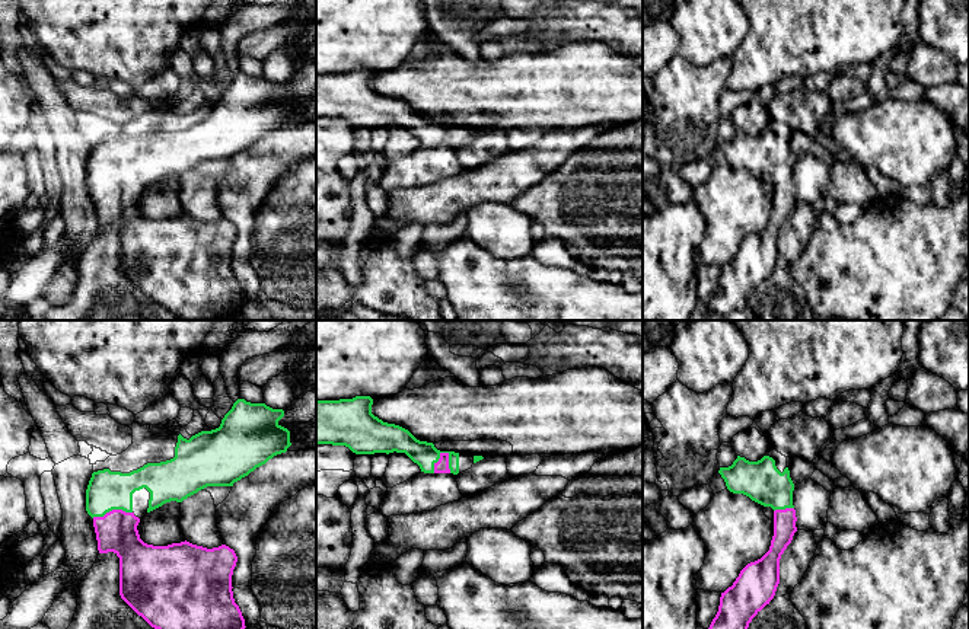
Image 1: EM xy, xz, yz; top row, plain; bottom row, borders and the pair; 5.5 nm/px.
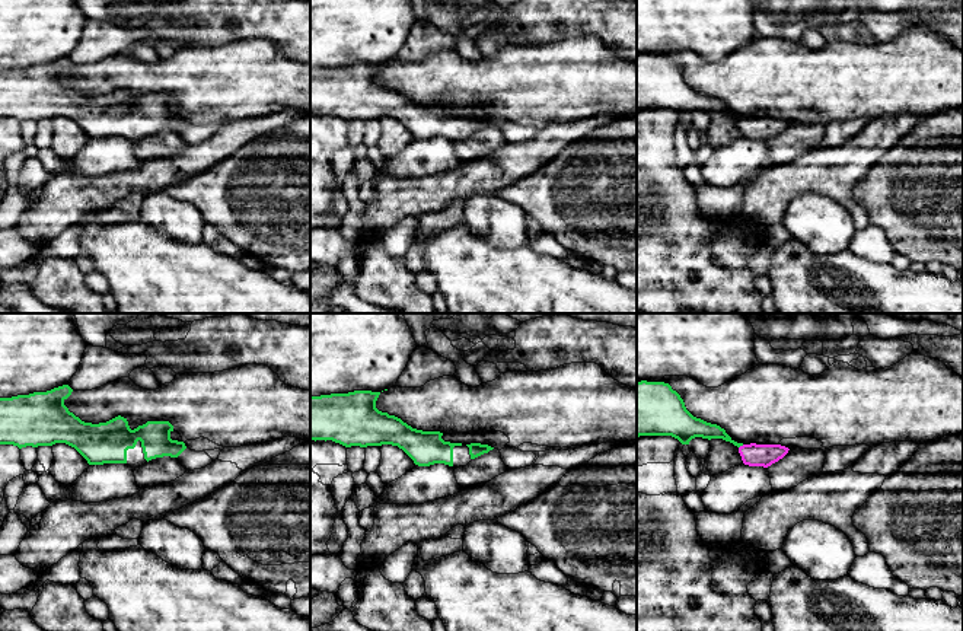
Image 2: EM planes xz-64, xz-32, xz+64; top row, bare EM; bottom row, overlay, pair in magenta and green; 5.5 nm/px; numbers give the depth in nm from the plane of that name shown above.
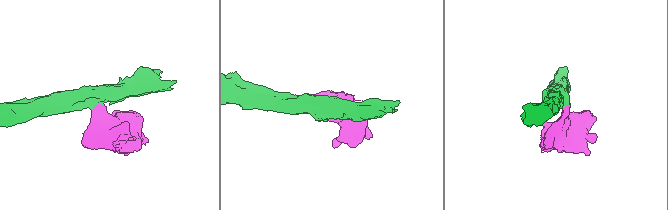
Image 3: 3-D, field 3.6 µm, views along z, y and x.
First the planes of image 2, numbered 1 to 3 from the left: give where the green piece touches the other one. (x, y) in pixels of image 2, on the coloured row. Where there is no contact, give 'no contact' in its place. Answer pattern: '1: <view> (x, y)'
1: no contact
2: no contact
3: xz+64 (740, 446)

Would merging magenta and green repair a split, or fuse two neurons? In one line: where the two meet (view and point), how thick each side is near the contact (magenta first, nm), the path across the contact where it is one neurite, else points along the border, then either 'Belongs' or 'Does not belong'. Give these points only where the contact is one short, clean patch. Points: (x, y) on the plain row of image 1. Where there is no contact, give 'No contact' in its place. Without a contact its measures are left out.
Touches magenta at xz (439, 134). Thickness 80 nm (magenta) against 140 nm. Path across: xz (442, 140), (439, 134), (430, 134), (399, 114). Belongs

